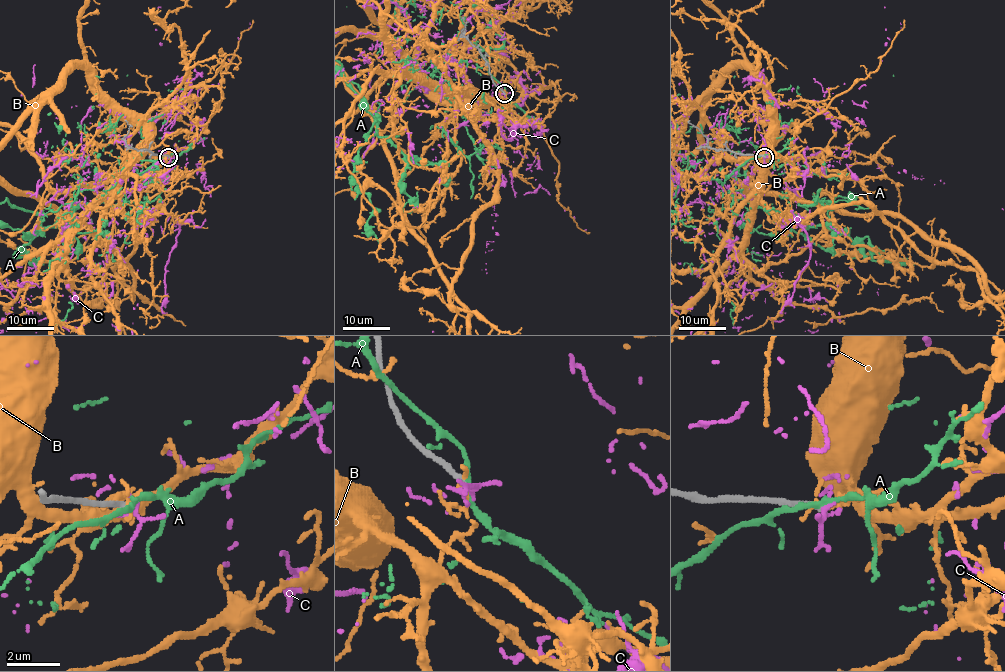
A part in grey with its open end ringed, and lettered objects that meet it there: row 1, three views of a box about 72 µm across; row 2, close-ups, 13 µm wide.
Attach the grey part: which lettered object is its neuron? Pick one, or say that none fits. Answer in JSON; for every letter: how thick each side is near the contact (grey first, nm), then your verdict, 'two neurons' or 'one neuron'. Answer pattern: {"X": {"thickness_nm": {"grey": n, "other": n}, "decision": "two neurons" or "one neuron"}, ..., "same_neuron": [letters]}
{"A": {"thickness_nm": {"grey": 220, "other": 190}, "decision": "two neurons"}, "B": {"thickness_nm": {"grey": 240, "other": 200}, "decision": "two neurons"}, "C": {"thickness_nm": {"grey": 200, "other": 170}, "decision": "two neurons"}, "same_neuron": []}

